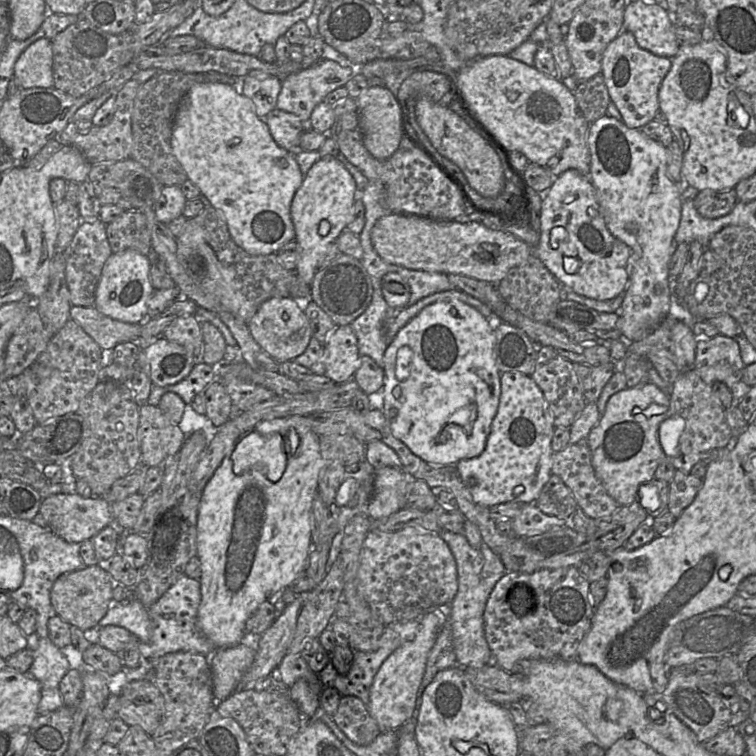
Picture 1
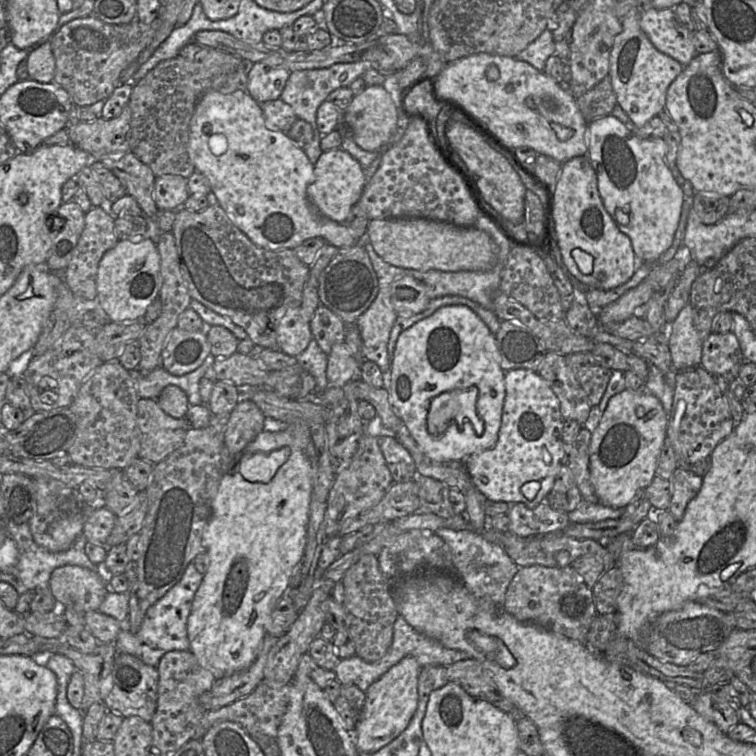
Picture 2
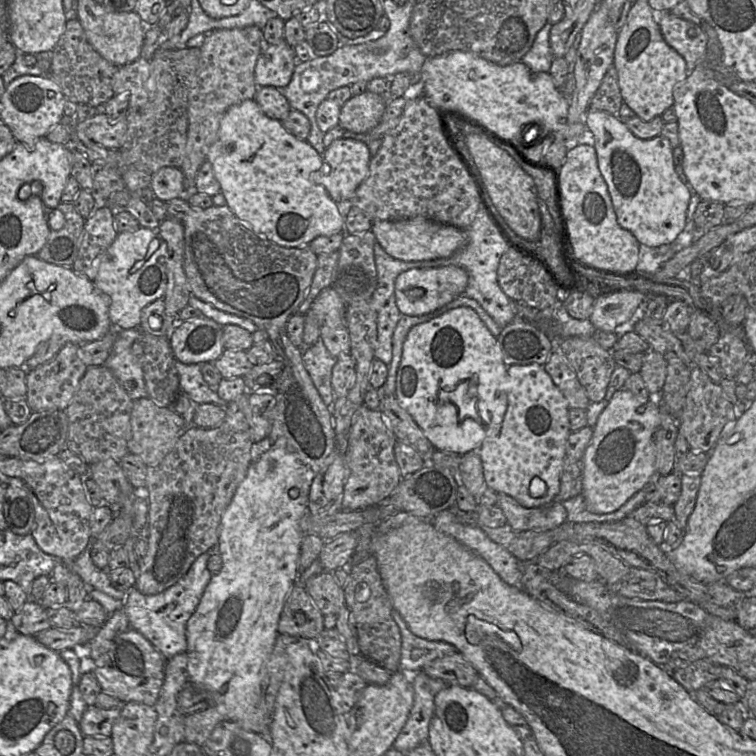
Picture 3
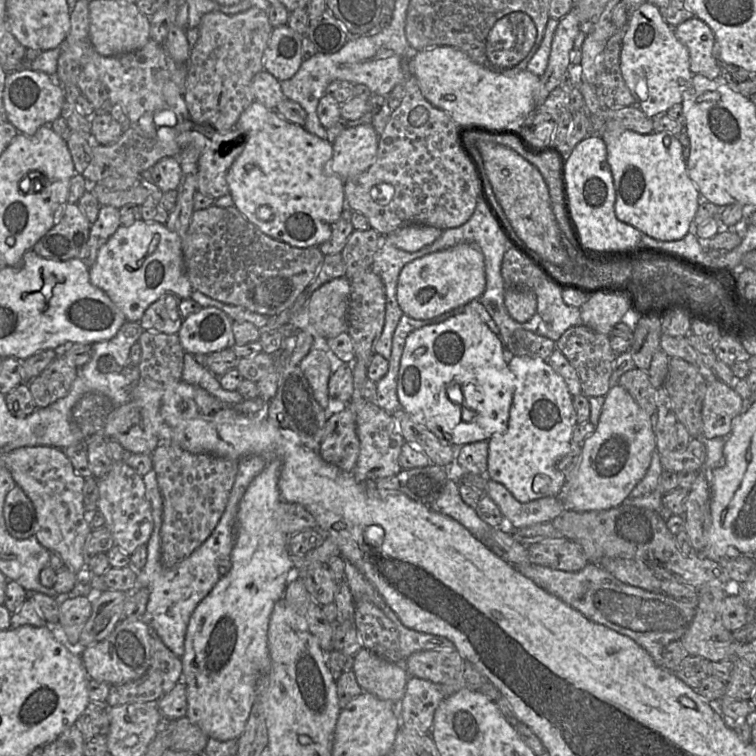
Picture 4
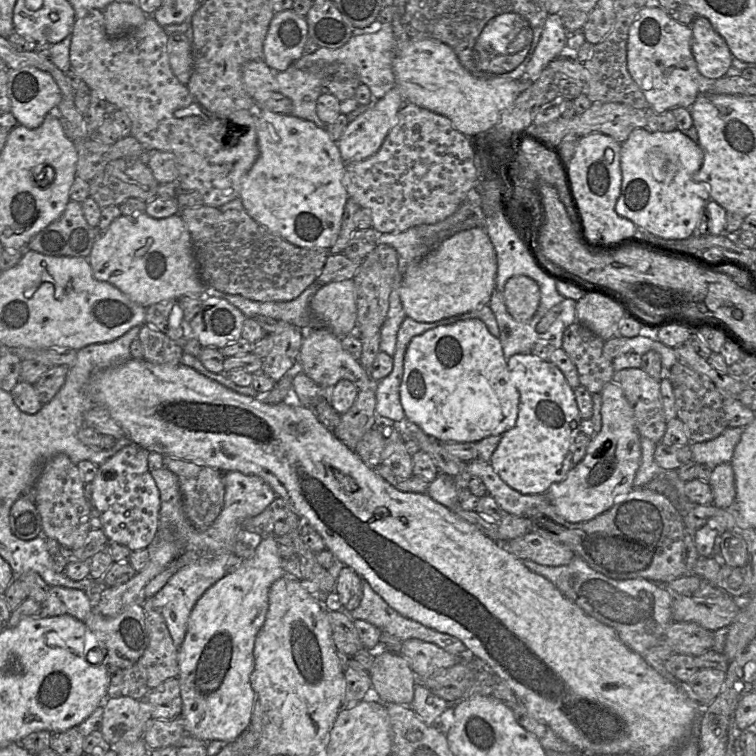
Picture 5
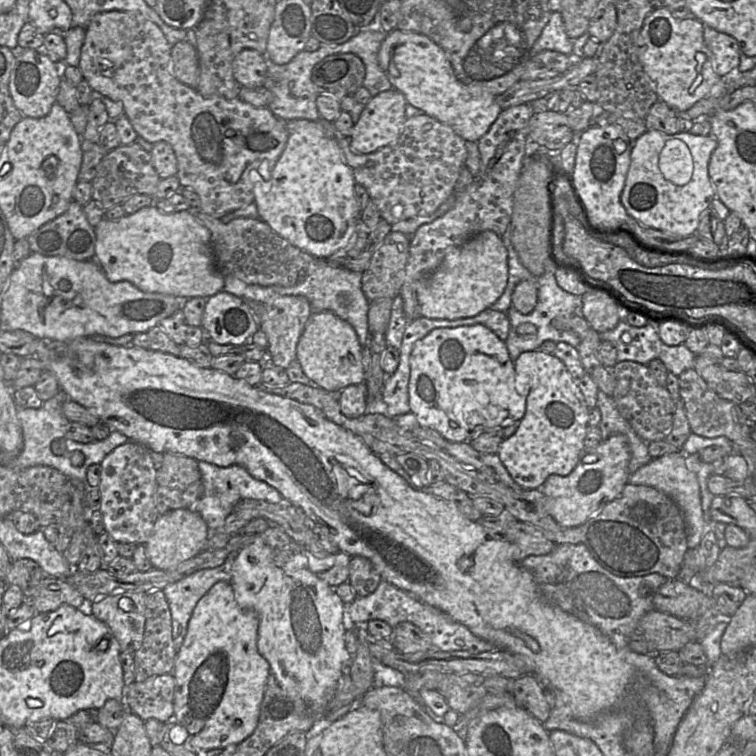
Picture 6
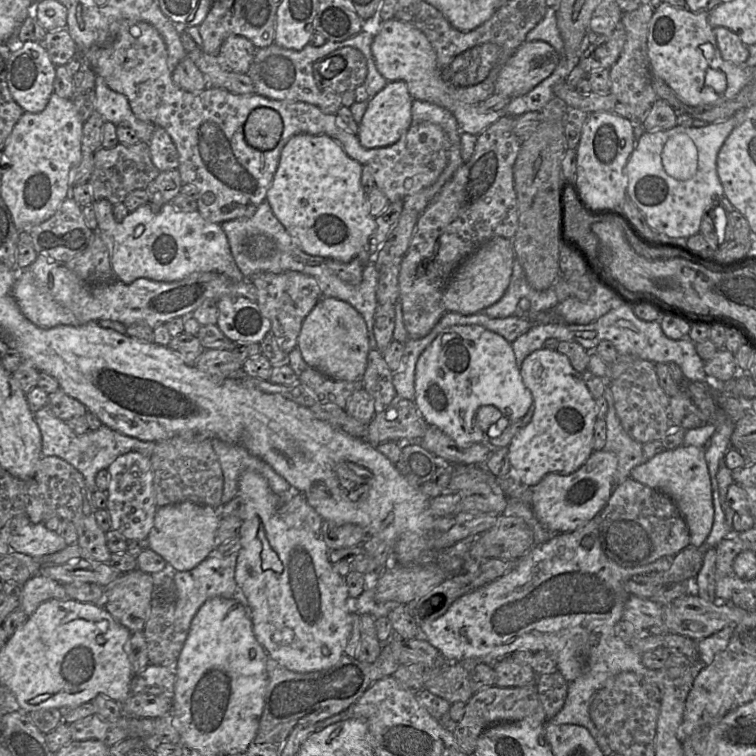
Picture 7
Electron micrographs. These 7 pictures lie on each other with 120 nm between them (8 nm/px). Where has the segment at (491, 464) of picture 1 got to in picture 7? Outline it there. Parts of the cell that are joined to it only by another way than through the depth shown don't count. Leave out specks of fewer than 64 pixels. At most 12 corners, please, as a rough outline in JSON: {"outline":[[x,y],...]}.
{"outline":[[566,355],[520,366],[534,413],[508,454],[520,482],[594,451],[597,406]]}

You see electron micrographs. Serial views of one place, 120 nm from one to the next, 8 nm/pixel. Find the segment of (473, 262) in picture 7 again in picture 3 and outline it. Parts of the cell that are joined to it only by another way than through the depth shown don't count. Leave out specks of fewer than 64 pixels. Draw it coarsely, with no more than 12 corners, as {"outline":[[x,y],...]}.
{"outline":[[458,266],[412,268],[395,281],[401,314],[430,314],[463,295]]}

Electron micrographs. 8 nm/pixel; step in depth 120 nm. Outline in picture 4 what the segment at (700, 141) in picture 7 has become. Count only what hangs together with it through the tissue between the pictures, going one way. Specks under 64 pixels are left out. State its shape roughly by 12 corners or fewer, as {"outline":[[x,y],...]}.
{"outline":[[606,120],[617,219],[685,237],[700,192],[669,132]]}

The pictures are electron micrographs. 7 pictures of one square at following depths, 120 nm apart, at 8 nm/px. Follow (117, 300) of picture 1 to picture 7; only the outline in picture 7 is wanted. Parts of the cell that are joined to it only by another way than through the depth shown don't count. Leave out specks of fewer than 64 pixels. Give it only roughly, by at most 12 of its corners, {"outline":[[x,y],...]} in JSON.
{"outline":[[145,203],[116,222],[92,204],[112,237],[124,284],[174,282],[195,272],[245,279],[221,223],[198,211]]}

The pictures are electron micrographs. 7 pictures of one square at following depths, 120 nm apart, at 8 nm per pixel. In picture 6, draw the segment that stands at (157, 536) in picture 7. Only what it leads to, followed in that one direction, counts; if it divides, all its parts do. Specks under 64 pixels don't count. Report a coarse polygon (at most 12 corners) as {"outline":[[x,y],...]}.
{"outline":[[195,509],[159,515],[144,546],[171,570],[204,551],[210,536]]}

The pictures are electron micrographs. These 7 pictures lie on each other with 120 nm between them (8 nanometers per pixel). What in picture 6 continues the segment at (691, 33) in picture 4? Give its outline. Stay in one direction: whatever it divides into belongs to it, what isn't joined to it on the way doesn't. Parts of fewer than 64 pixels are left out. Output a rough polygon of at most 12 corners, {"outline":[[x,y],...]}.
{"outline":[[709,26],[703,38],[719,76],[739,66],[735,38]]}

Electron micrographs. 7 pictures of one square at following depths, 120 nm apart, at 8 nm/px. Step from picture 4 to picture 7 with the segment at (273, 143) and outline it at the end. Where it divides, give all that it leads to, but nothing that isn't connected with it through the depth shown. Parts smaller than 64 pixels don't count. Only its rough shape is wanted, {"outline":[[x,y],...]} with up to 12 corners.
{"outline":[[327,135],[283,147],[266,199],[308,254],[377,228],[362,165]]}

